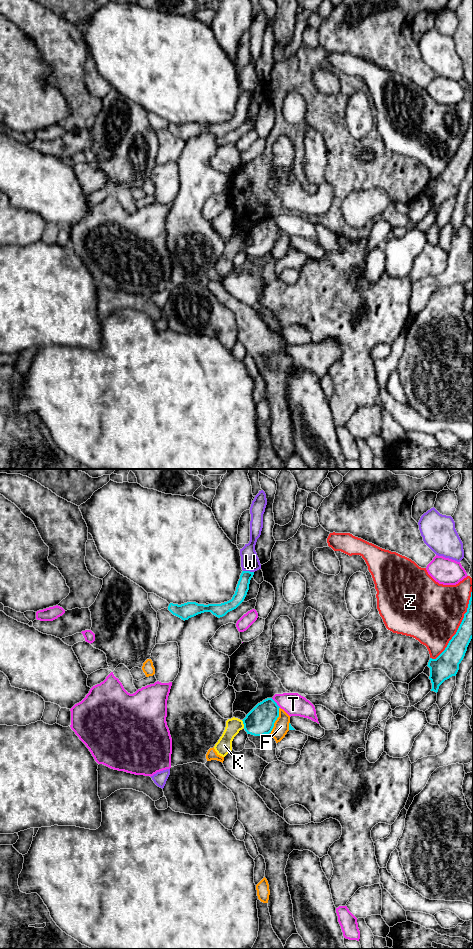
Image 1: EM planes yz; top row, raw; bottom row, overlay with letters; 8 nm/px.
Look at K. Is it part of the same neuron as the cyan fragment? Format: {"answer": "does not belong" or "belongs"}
{"answer": "does not belong"}

